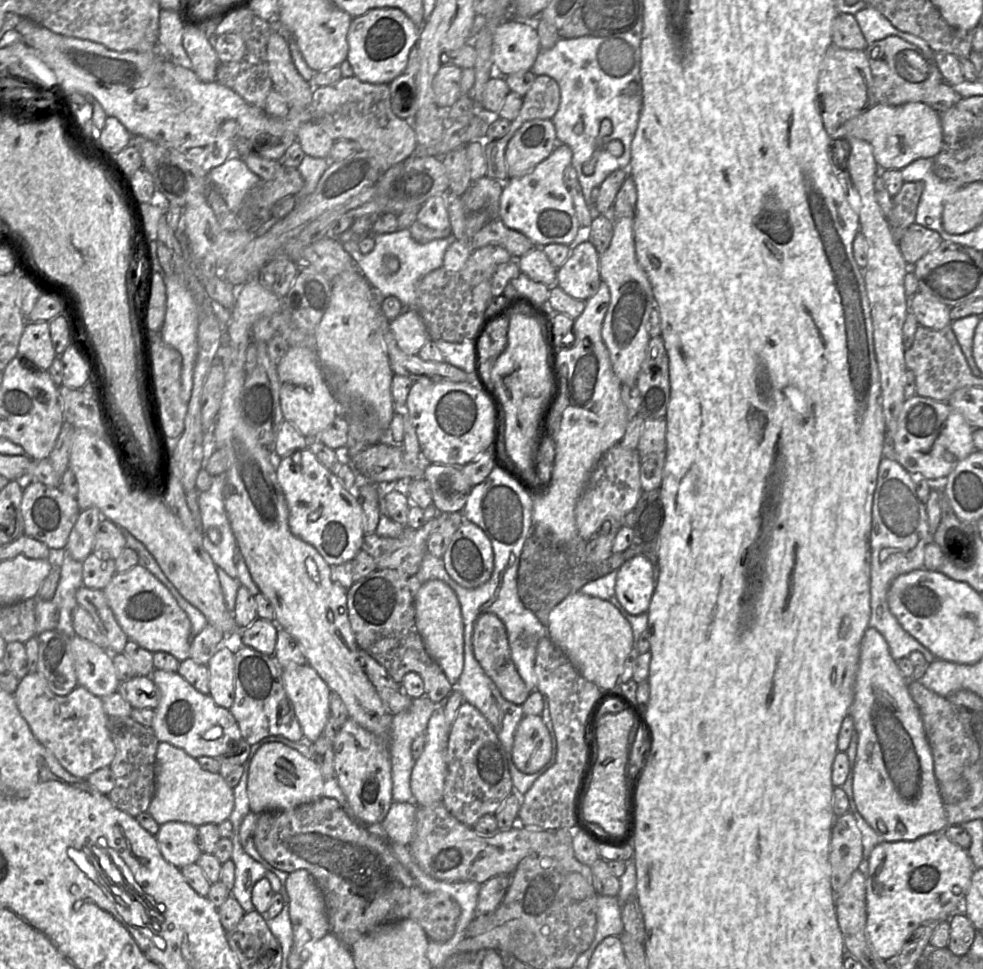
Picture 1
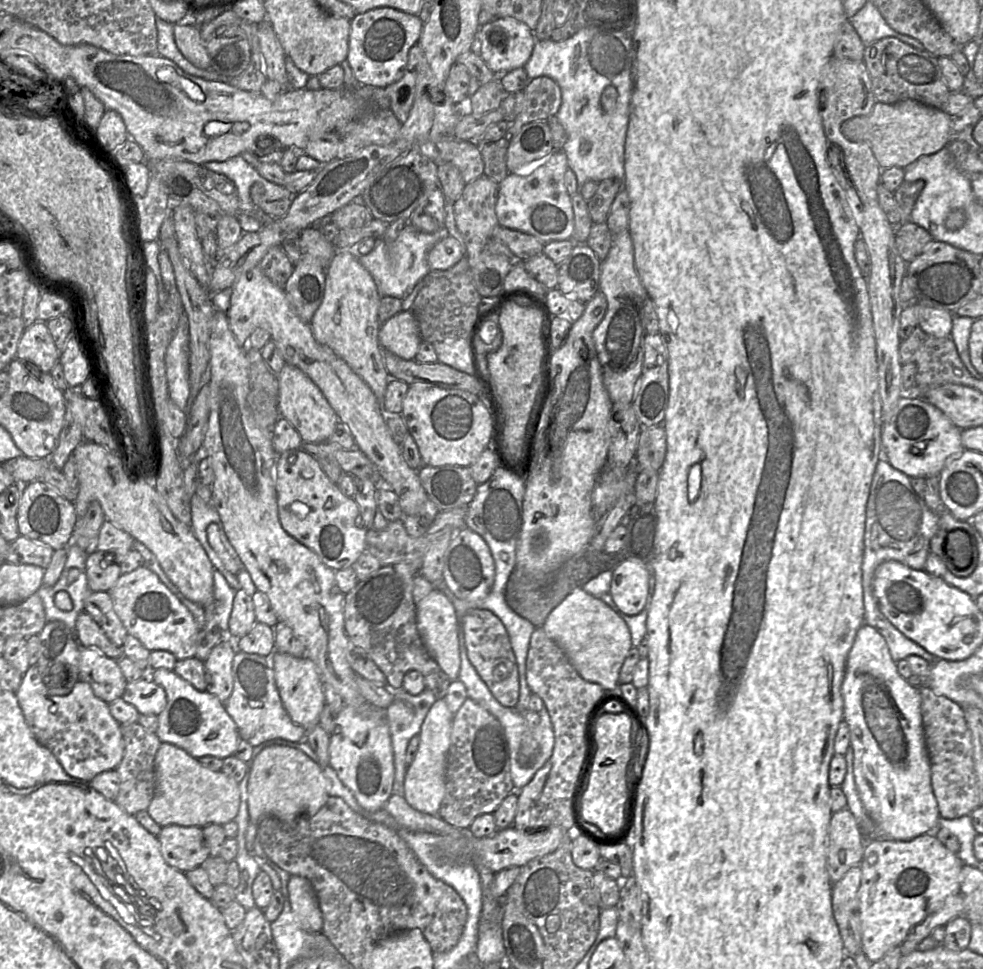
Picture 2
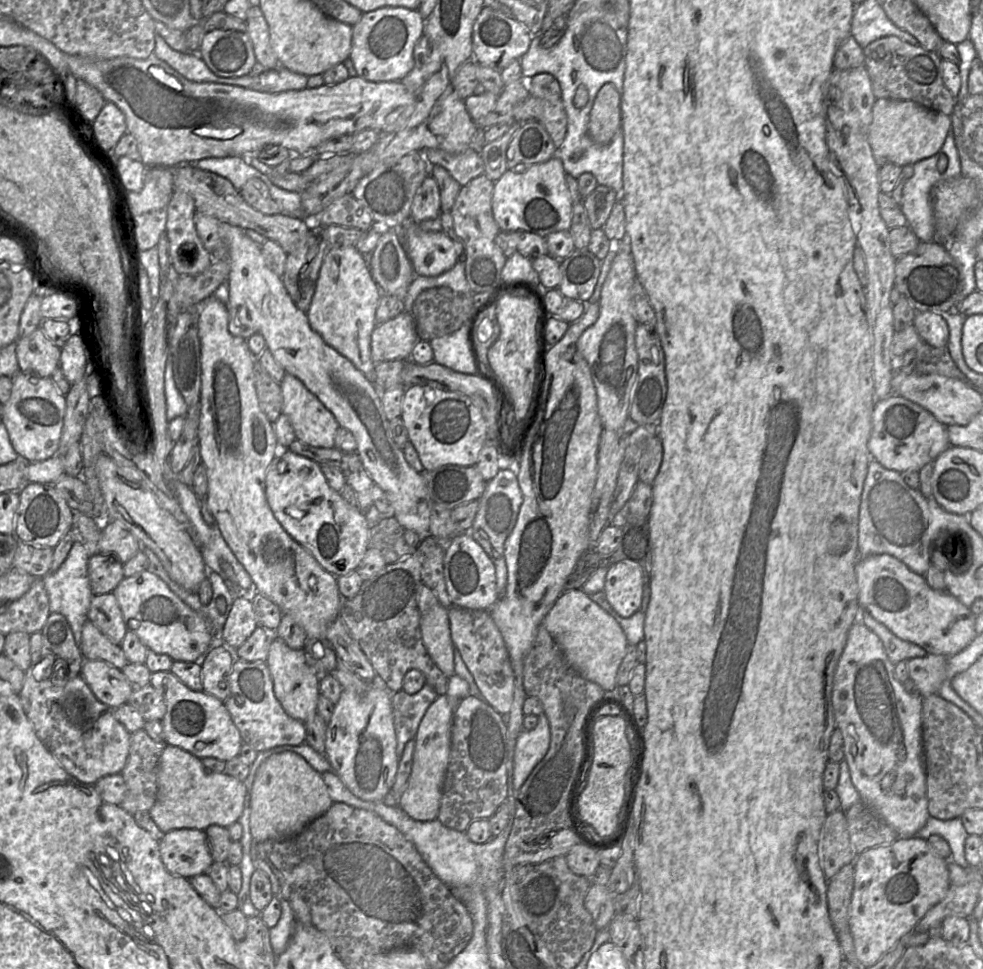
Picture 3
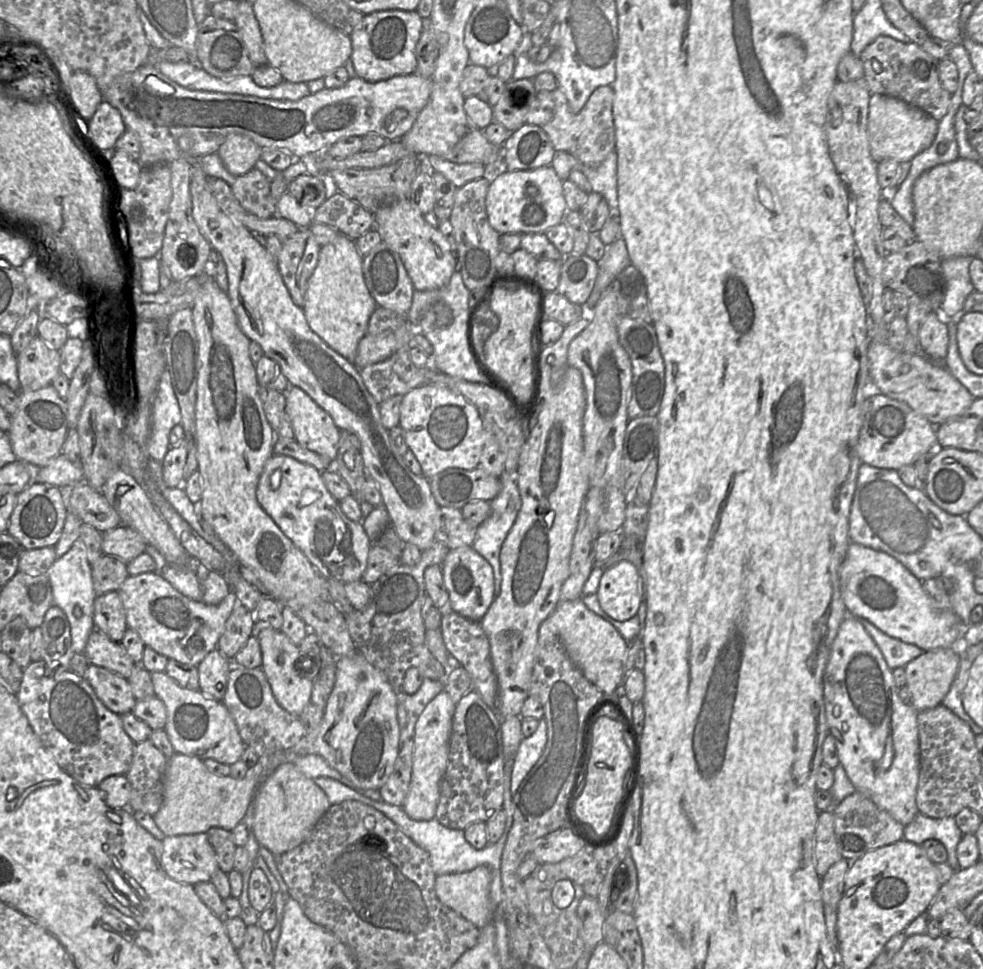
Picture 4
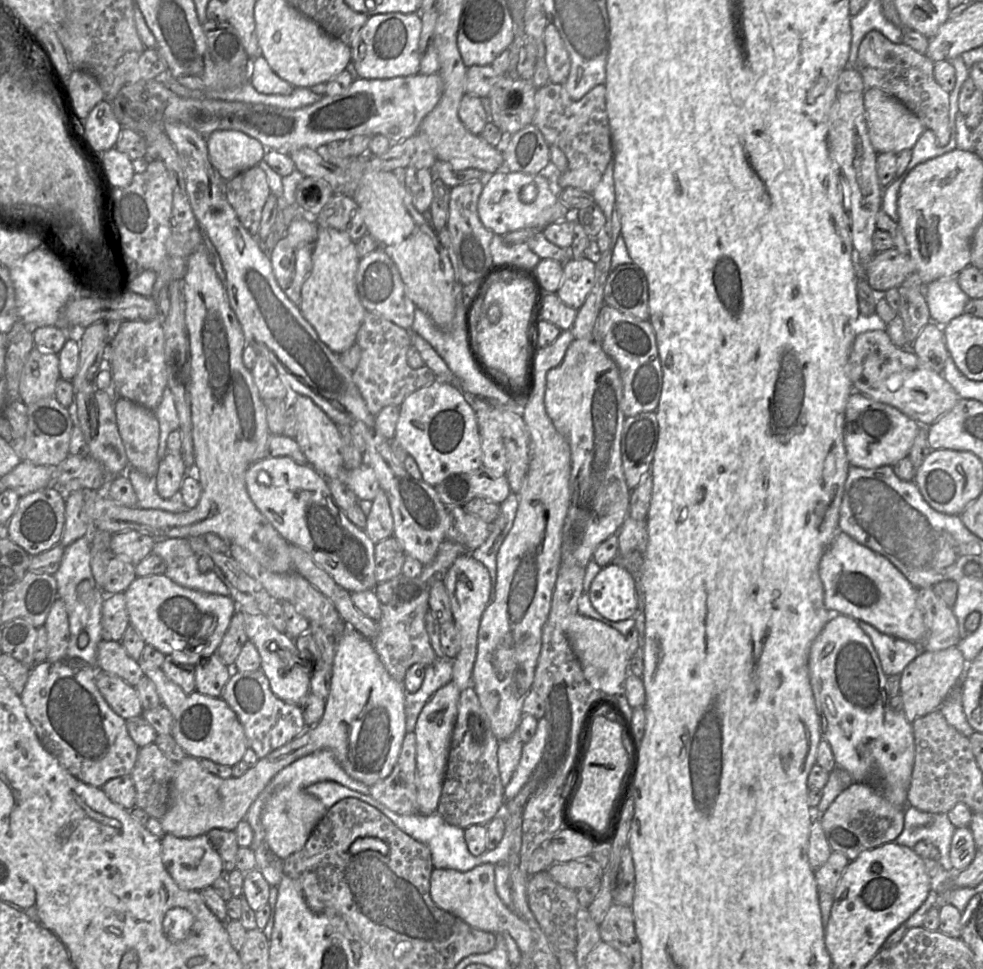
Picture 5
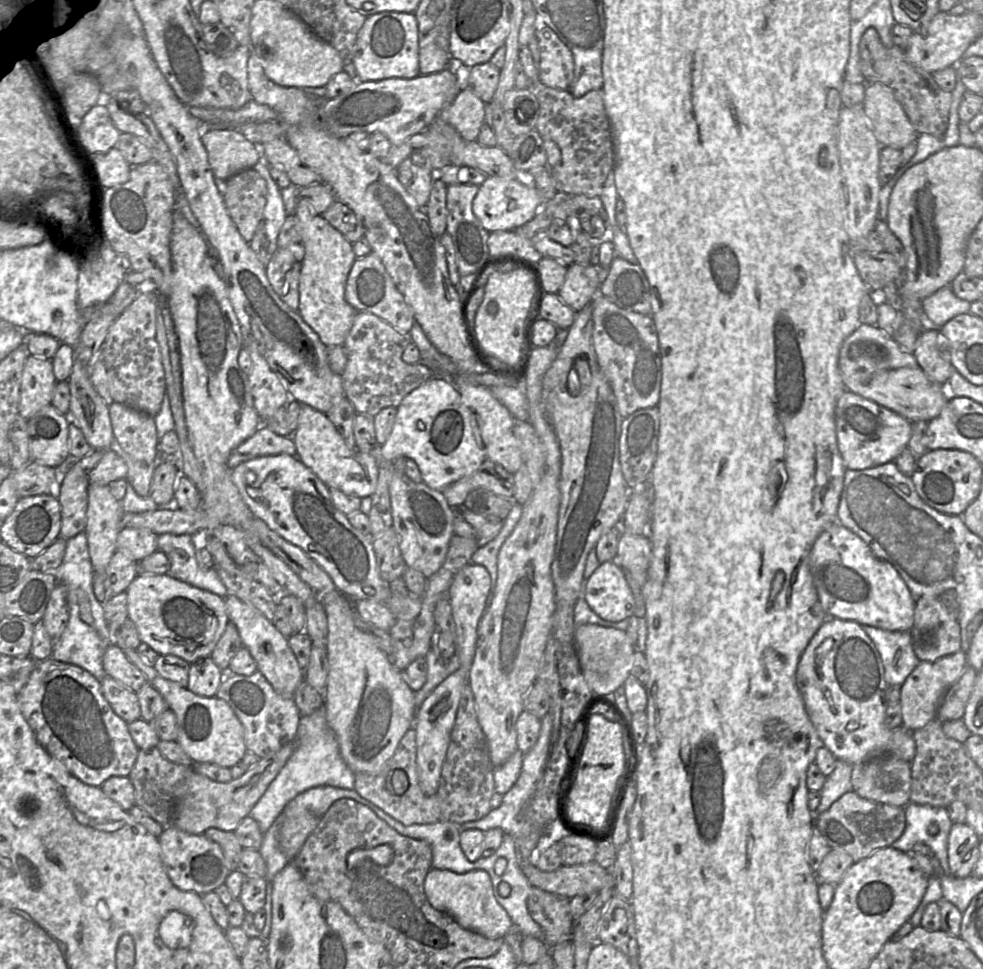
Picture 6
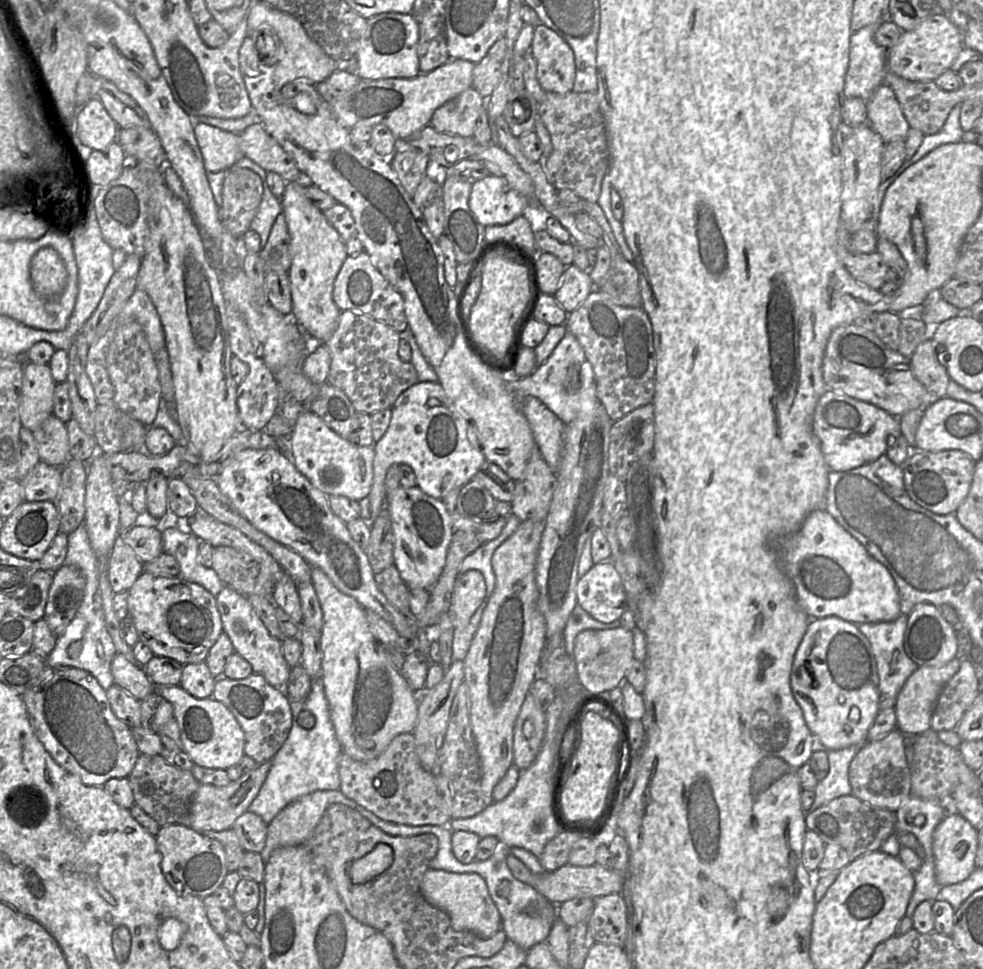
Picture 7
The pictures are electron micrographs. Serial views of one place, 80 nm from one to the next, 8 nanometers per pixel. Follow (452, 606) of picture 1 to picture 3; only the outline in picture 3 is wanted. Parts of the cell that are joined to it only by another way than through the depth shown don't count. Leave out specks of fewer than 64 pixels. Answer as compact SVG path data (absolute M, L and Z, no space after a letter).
M437 603L421 614L420 630L423 644L434 663L447 678L455 674L454 651L448 609Z

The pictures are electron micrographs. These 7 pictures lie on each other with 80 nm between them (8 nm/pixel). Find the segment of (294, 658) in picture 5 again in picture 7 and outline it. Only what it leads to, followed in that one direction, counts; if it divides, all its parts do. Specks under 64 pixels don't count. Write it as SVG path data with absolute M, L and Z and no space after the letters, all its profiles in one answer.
M224 586L215 598L221 616L223 632L231 640L234 653L238 653L247 660L254 673L261 674L270 685L283 690L288 681L291 667L283 656L282 641L270 635L246 596Z

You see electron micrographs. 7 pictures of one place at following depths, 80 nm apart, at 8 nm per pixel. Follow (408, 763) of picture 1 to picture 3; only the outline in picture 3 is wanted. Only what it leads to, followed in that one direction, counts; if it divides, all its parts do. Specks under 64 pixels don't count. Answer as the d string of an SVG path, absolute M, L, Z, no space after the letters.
M427 683L415 694L408 694L402 690L392 693L398 759L403 754L407 742L415 739L423 716L437 697L435 690Z

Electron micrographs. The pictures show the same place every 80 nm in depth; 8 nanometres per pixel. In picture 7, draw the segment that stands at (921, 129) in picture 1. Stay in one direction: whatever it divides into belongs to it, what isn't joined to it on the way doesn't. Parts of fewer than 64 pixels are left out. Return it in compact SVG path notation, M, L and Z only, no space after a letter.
M886 83L867 101L867 122L885 143L905 139L910 129L895 93Z

